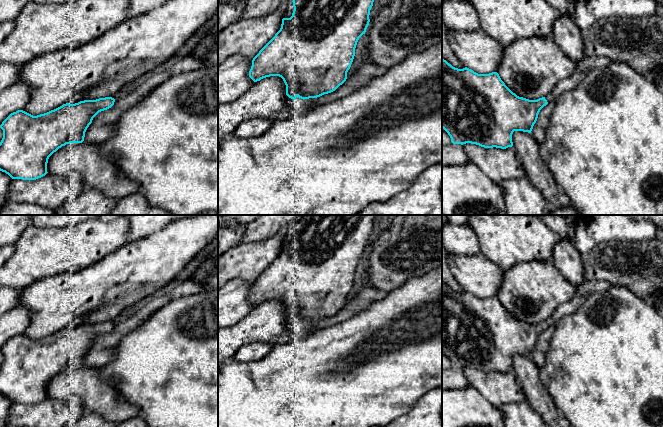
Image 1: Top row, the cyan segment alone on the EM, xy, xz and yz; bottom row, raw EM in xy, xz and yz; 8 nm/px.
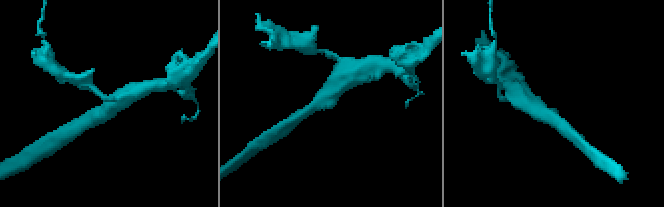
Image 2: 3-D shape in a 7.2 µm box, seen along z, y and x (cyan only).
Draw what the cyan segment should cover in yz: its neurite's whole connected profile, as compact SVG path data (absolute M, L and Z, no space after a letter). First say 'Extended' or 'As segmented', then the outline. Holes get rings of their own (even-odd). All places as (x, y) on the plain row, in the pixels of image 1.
Extended. M602 280L585 281L576 288L571 301L561 304L545 321L529 324L517 320L501 304L497 296L478 298L465 291L458 293L442 283L442 352L453 368L476 368L484 372L506 373L513 370L514 355L531 357L540 334L555 326L564 316L573 314L595 292L612 285Z

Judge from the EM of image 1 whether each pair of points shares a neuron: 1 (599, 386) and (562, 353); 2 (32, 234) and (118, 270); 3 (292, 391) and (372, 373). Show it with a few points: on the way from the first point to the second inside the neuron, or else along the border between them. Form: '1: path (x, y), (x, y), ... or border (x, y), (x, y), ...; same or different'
1: path (590, 377), (571, 358); same
2: border (117, 248), (76, 272); different
3: path (312, 391), (323, 391), (338, 382), (352, 380); same

